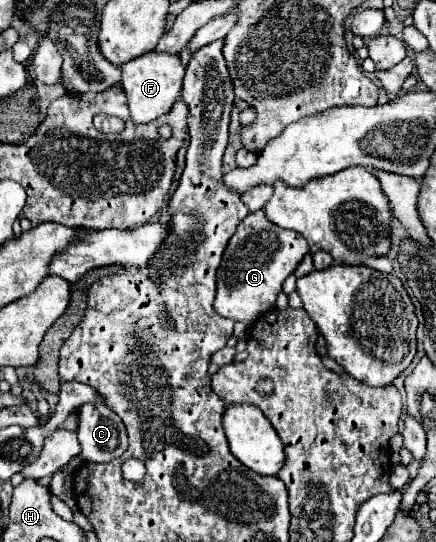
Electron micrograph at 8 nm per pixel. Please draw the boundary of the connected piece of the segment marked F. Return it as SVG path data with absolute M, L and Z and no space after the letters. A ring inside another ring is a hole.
M150 51L146 55L140 55L124 63L120 71L122 71L122 89L128 97L130 113L132 113L132 119L136 119L136 123L148 123L152 119L158 119L160 115L166 115L174 107L174 103L180 99L184 67L178 55Z

